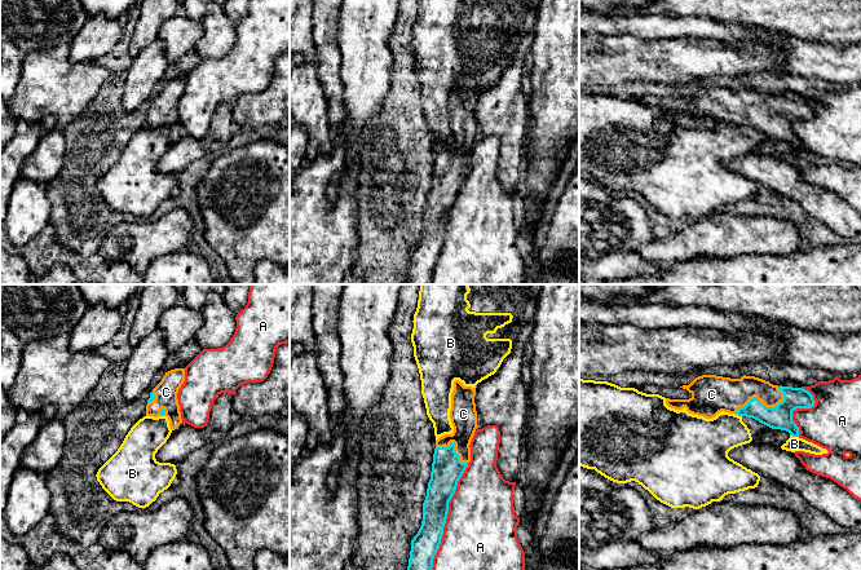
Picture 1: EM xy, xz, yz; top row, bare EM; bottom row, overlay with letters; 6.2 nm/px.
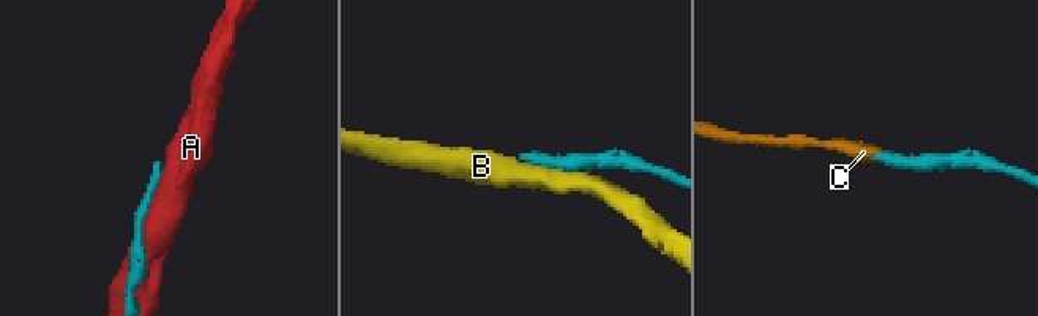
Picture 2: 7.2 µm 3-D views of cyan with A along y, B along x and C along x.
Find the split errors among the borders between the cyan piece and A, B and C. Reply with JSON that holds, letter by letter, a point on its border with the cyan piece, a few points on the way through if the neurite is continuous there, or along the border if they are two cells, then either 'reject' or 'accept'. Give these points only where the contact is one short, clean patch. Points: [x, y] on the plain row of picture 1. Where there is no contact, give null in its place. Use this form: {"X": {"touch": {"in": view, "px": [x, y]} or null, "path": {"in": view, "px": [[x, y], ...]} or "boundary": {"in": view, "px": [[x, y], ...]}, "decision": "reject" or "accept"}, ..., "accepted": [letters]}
{"A": {"touch": {"in": "xz", "px": [446, 228]}, "decision": "reject"}, "B": {"touch": {"in": "yz", "px": [794, 146]}, "decision": "reject"}, "C": {"touch": {"in": "yz", "px": [760, 113]}, "path": {"in": "yz", "px": [[781, 127], [771, 116], [760, 113], [755, 107], [727, 105]]}, "decision": "accept"}, "accepted": ["C"]}

